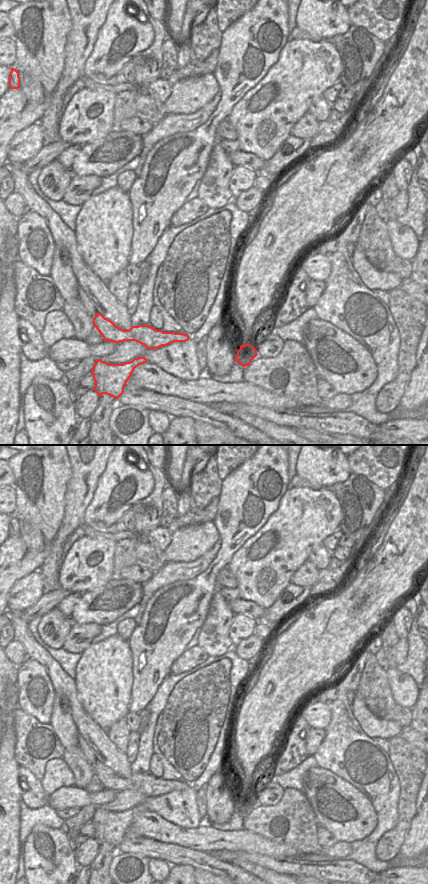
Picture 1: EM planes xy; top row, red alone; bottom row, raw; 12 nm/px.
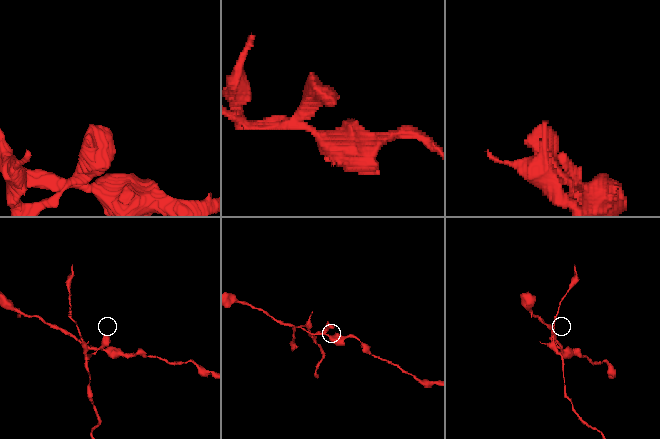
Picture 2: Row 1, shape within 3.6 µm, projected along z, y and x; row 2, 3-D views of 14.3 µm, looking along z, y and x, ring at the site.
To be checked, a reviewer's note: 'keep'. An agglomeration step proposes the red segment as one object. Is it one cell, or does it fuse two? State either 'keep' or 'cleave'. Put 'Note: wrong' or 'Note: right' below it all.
cleave
Note: wrong

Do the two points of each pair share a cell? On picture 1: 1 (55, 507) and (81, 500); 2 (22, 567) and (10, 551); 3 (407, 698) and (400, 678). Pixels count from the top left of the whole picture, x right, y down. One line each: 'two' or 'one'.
1: two
2: two
3: one

